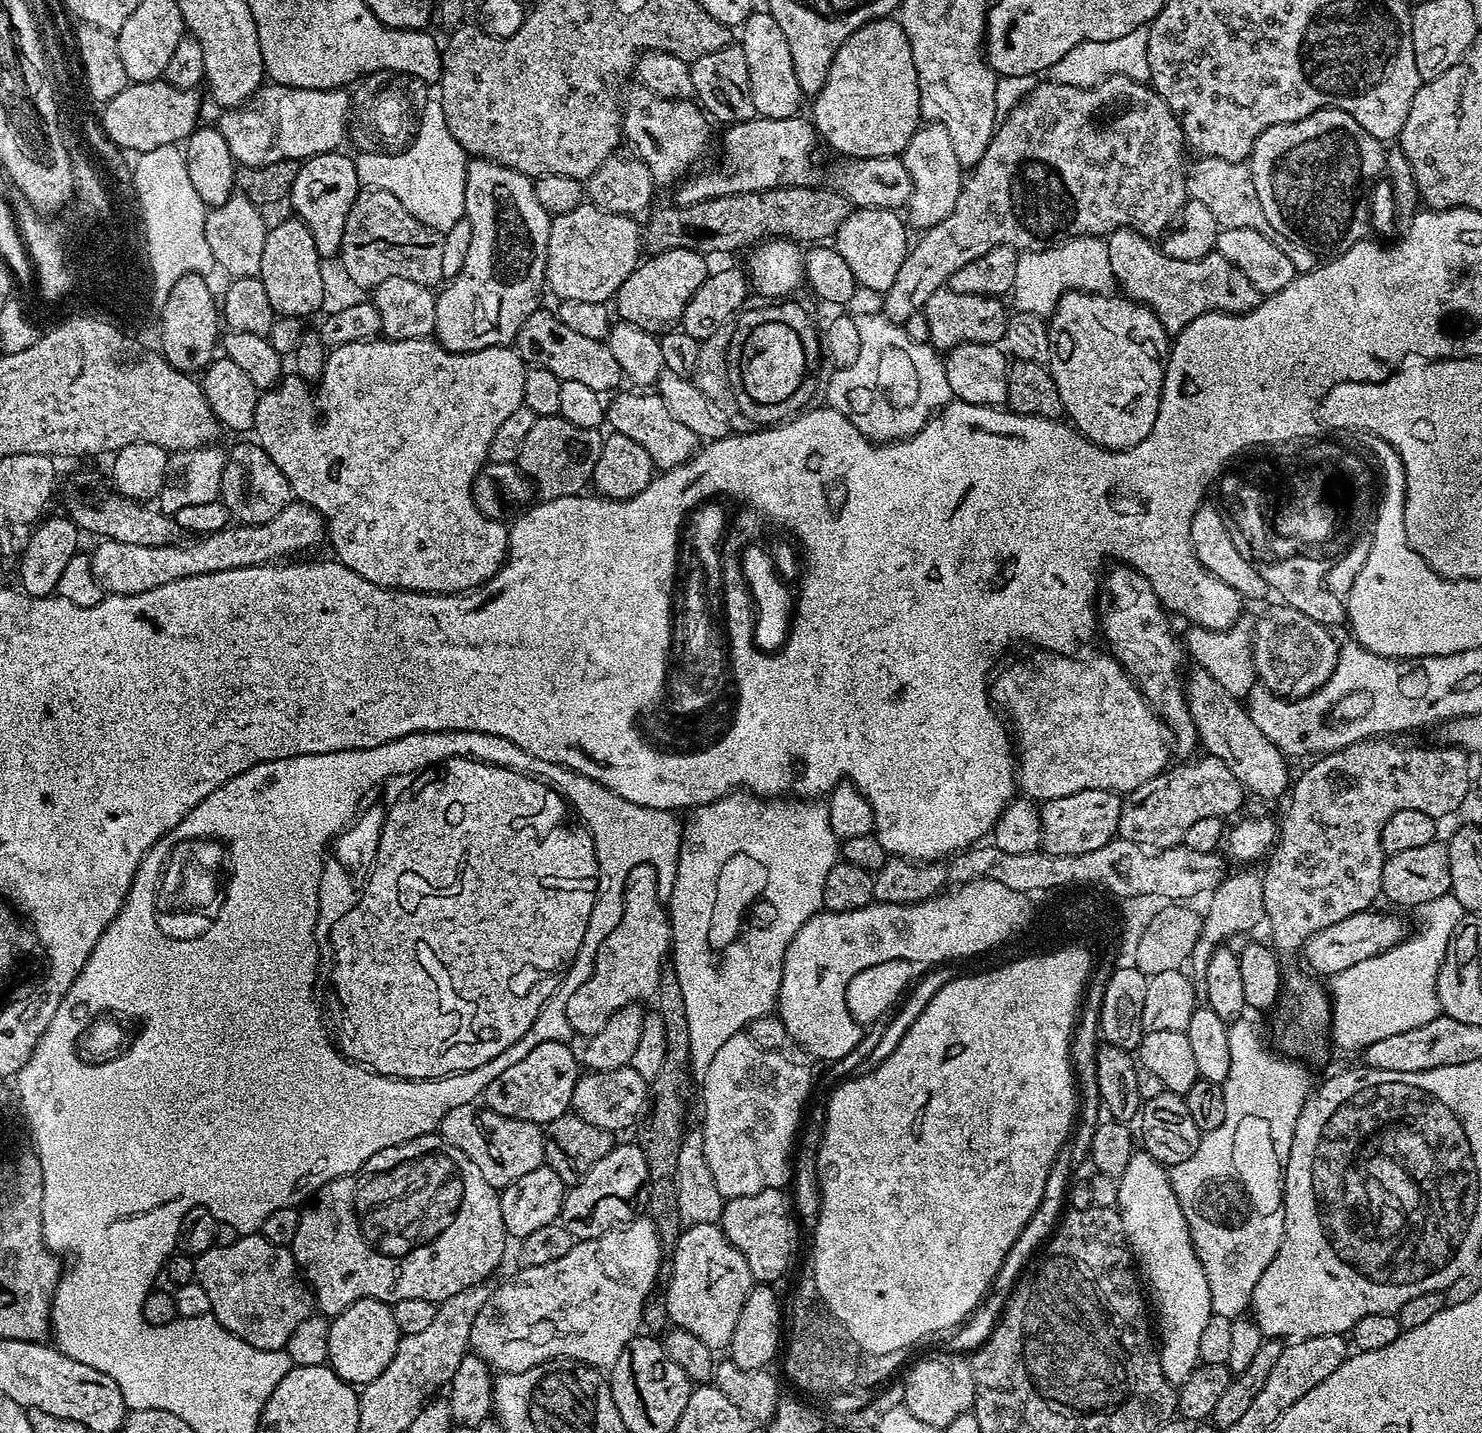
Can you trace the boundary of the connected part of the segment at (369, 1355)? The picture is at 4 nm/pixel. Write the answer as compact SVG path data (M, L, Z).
M366 1298L354 1302L342 1314L331 1317L329 1323L329 1354L327 1363L347 1384L363 1386L374 1382L390 1358L398 1350L401 1335L398 1325L394 1323L391 1307L382 1300Z

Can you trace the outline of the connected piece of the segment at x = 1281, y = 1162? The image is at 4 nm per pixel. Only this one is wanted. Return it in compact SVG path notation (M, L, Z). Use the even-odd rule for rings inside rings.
M1237 1018L1231 1023L1228 1024L1228 1037L1230 1038L1230 1074L1226 1078L1226 1082L1224 1085L1224 1093L1226 1094L1226 1102L1228 1103L1228 1113L1226 1114L1226 1118L1222 1118L1222 1126L1218 1126L1218 1130L1214 1130L1213 1132L1203 1133L1200 1145L1198 1146L1198 1150L1195 1151L1194 1156L1186 1160L1186 1162L1182 1162L1180 1165L1174 1165L1170 1168L1170 1179L1172 1182L1172 1189L1174 1190L1174 1194L1178 1200L1178 1206L1182 1208L1182 1214L1186 1220L1186 1226L1188 1227L1189 1234L1192 1235L1192 1245L1194 1246L1194 1250L1196 1251L1196 1257L1200 1259L1200 1266L1204 1271L1206 1276L1206 1282L1209 1286L1210 1298L1212 1299L1212 1311L1215 1315L1218 1316L1227 1316L1229 1318L1236 1318L1241 1315L1240 1312L1249 1307L1252 1302L1252 1295L1254 1294L1254 1286L1258 1286L1258 1278L1262 1278L1262 1274L1266 1270L1266 1266L1270 1266L1270 1262L1273 1258L1278 1254L1278 1250L1280 1249L1281 1242L1284 1241L1284 1166L1287 1160L1290 1158L1290 1146L1292 1145L1292 1139L1294 1138L1294 1126L1296 1125L1296 1119L1298 1118L1298 1114L1302 1110L1302 1106L1304 1105L1304 1101L1308 1099L1310 1095L1310 1087L1308 1088L1308 1072L1306 1069L1300 1065L1300 1062L1297 1062L1292 1058L1285 1058L1283 1055L1275 1054L1276 1056L1271 1056L1270 1053L1264 1052L1264 1044L1260 1041L1260 1036L1256 1033L1256 1028L1252 1024L1243 1024L1243 1019Z

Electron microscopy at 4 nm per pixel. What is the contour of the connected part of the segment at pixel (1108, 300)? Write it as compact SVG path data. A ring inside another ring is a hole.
M1066 292L1056 303L1052 315L1047 317L1048 325L1048 355L1046 367L1048 373L1054 378L1054 386L1062 398L1064 407L1063 415L1074 425L1077 432L1083 432L1092 443L1100 448L1119 450L1132 448L1138 442L1145 440L1154 426L1154 418L1158 418L1158 406L1160 405L1160 391L1164 385L1164 365L1170 351L1170 336L1164 331L1162 322L1145 304L1137 304L1136 301L1128 299L1123 294L1101 294L1098 292Z

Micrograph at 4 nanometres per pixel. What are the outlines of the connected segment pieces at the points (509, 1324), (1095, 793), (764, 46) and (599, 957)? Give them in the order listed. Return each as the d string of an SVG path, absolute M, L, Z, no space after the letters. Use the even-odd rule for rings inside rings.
M637 1218L630 1224L611 1228L609 1232L602 1234L596 1240L581 1240L573 1243L570 1254L558 1258L558 1262L546 1262L546 1266L530 1266L529 1268L516 1270L516 1273L505 1284L500 1284L497 1288L493 1287L491 1289L486 1306L482 1306L482 1310L478 1310L478 1318L474 1318L474 1326L470 1330L470 1338L468 1339L471 1351L480 1359L485 1360L489 1366L500 1374L530 1370L530 1366L535 1364L561 1358L578 1360L582 1364L591 1364L597 1370L607 1369L615 1364L616 1359L622 1354L622 1350L641 1331L644 1306L653 1295L652 1287L655 1286L656 1279L660 1276L660 1251L662 1251L662 1245L651 1219Z
M1082 790L1078 794L1066 794L1062 798L1047 801L1040 808L1040 848L1050 855L1080 855L1105 846L1117 835L1120 827L1121 803L1117 793L1106 790Z
M756 10L742 26L742 32L746 66L750 66L750 94L754 98L756 115L779 120L797 115L801 111L802 93L798 78L794 78L794 58L790 58L790 45L786 43L786 34L782 34L782 26L774 22L767 10Z
M639 864L630 870L624 883L624 905L618 926L610 930L606 942L596 955L594 970L582 986L570 994L566 1002L566 1018L570 1018L573 1033L587 1038L597 1036L616 1011L628 1004L655 997L660 987L660 969L665 967L672 947L672 926L665 905L658 894L656 872L649 864Z

